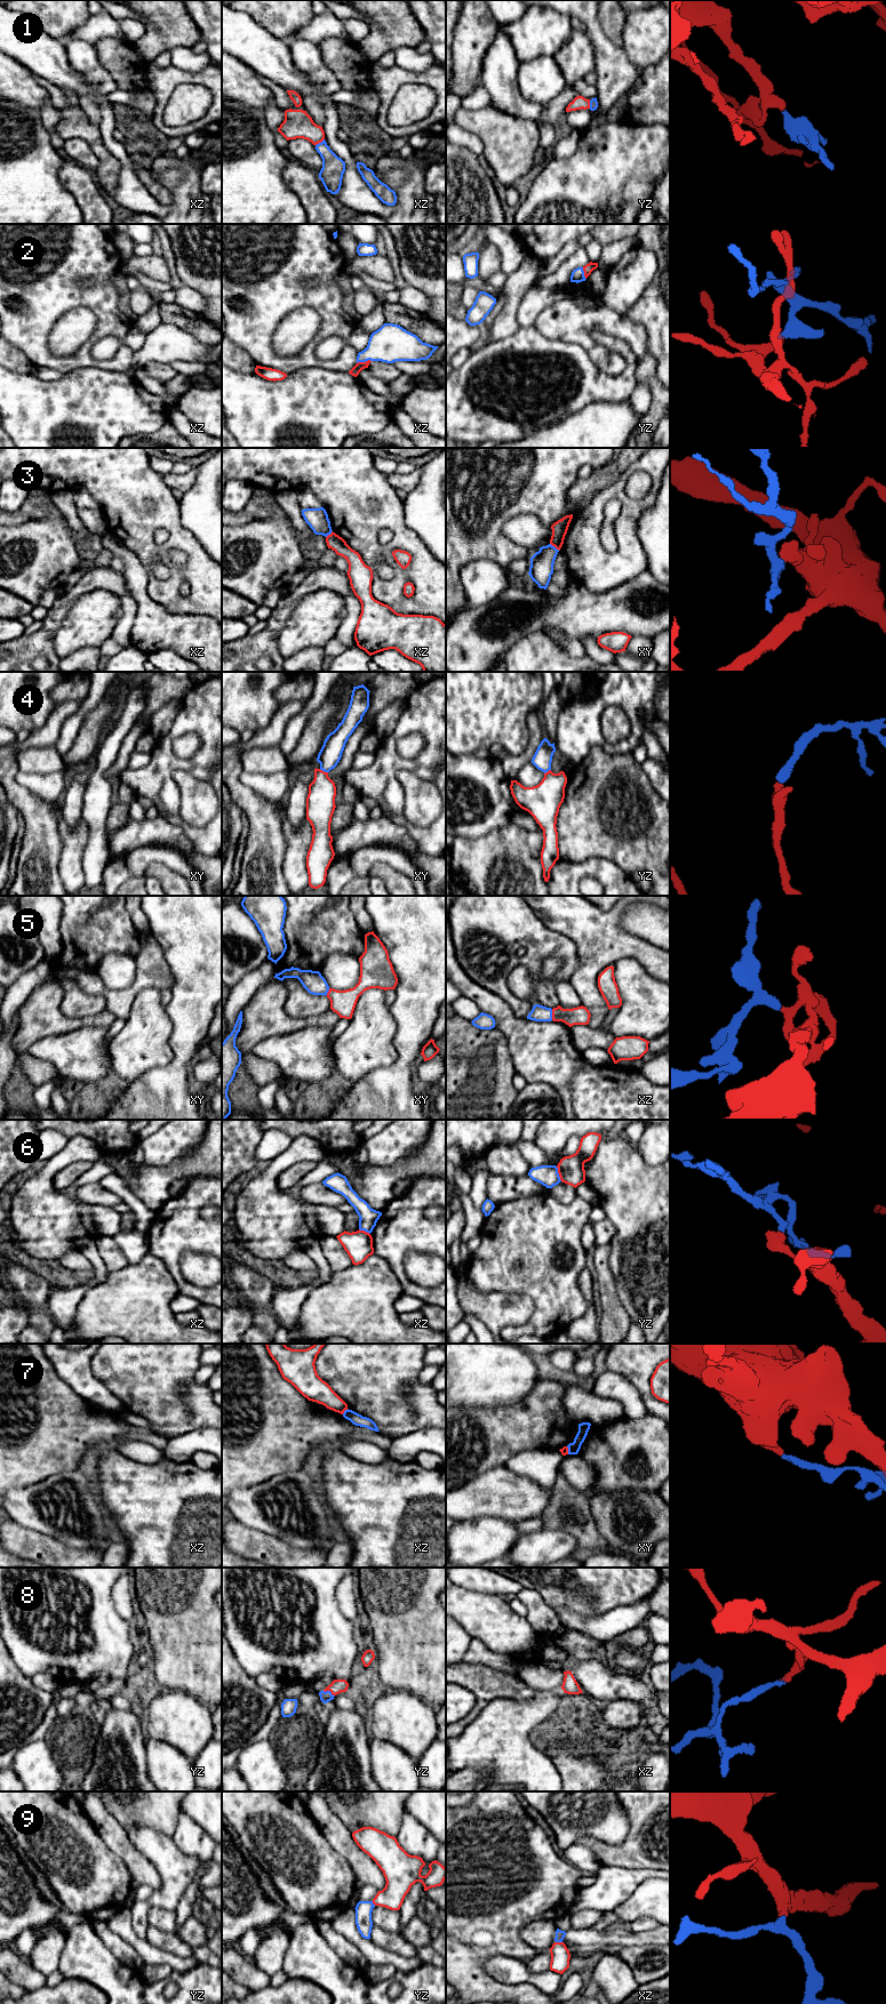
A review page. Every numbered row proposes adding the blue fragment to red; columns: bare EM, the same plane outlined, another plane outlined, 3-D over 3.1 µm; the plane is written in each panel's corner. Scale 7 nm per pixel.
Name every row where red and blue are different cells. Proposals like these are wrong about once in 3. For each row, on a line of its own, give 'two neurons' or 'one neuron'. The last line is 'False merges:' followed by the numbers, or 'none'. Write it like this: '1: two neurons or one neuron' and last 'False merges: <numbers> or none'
1: one neuron
2: one neuron
3: two neurons
4: one neuron
5: one neuron
6: two neurons
7: two neurons
8: one neuron
9: one neuron
False merges: 3, 6, 7

